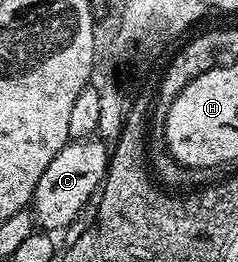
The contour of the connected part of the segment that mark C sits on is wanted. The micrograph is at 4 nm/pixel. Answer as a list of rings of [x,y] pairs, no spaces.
[[[88,138],[86,140],[71,140],[69,143],[67,143],[64,148],[60,150],[60,152],[57,154],[57,158],[53,158],[53,162],[49,162],[49,166],[45,166],[45,174],[41,174],[41,182],[37,182],[37,186],[35,187],[35,195],[33,197],[33,215],[35,217],[36,225],[42,231],[48,233],[48,234],[59,234],[59,231],[62,230],[62,228],[67,228],[70,226],[71,223],[74,222],[75,219],[79,216],[79,211],[82,210],[83,207],[86,206],[87,203],[92,203],[93,197],[100,191],[103,177],[107,175],[107,162],[109,159],[109,148],[108,145],[103,145],[101,141],[99,141],[99,138]]]

